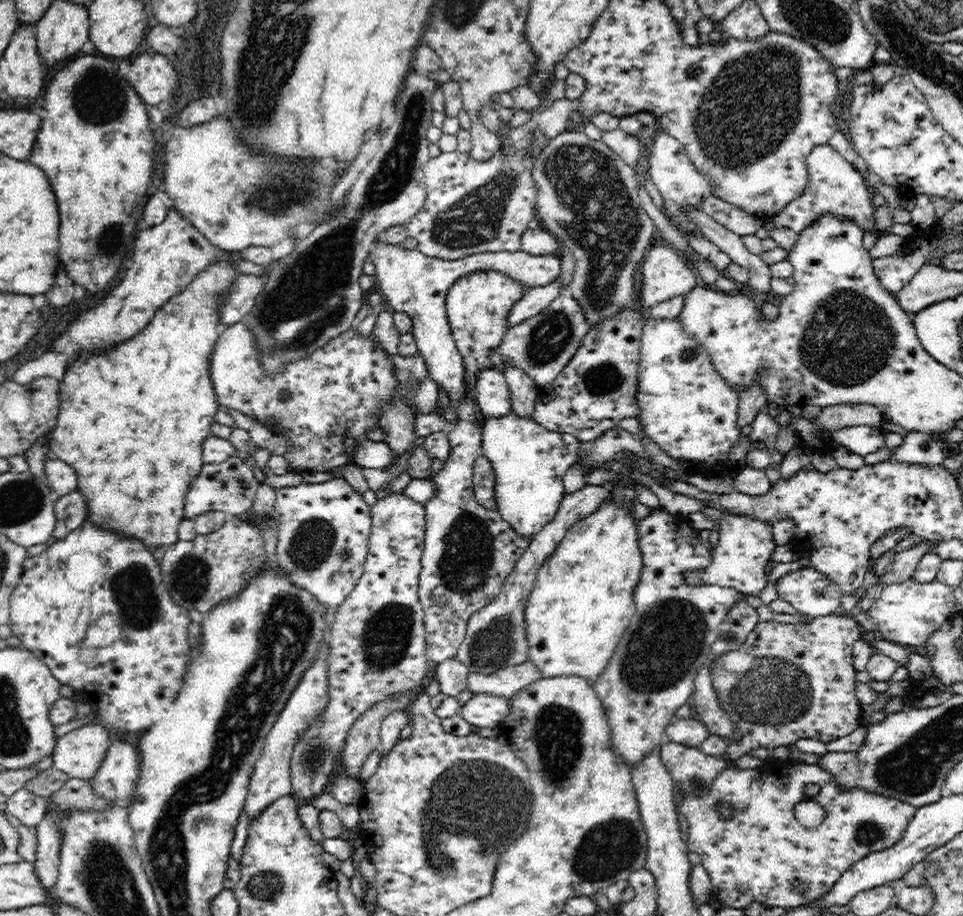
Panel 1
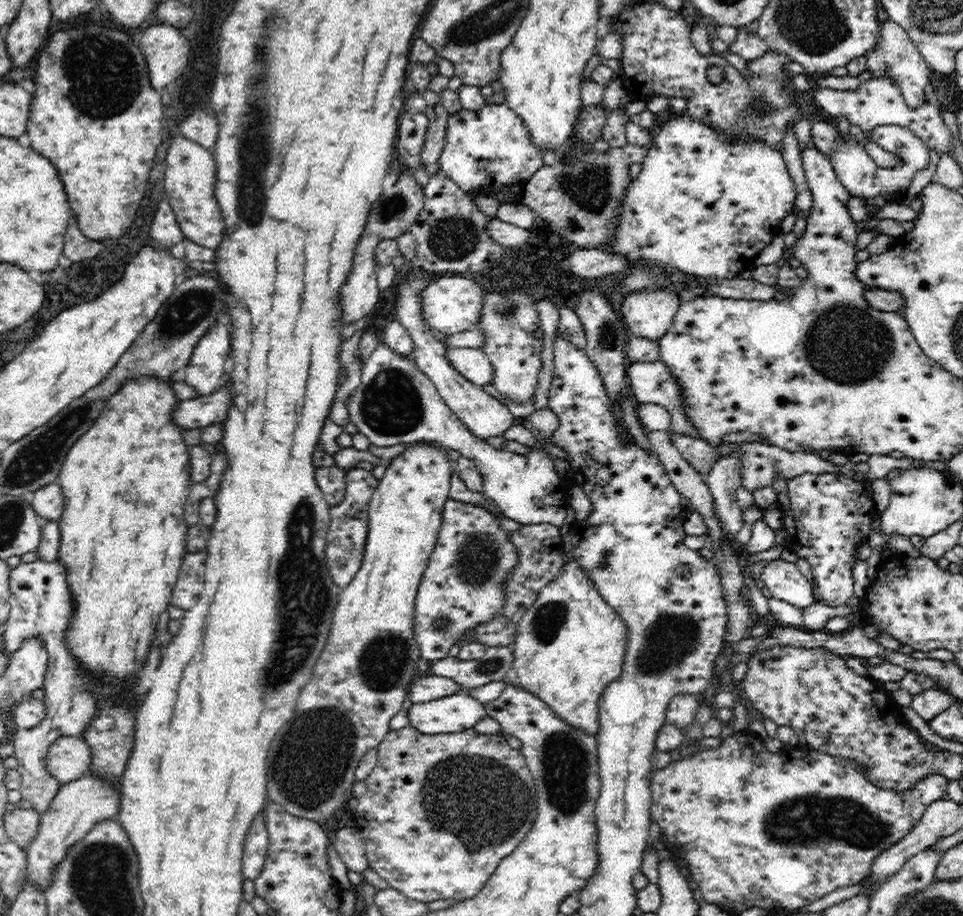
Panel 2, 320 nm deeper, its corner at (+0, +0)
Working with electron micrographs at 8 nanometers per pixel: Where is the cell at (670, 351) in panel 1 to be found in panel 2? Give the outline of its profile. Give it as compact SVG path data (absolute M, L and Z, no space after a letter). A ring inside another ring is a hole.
M661 360L632 363L627 367L627 380L636 404L660 405L672 415L671 432L696 437L680 405L680 387Z

